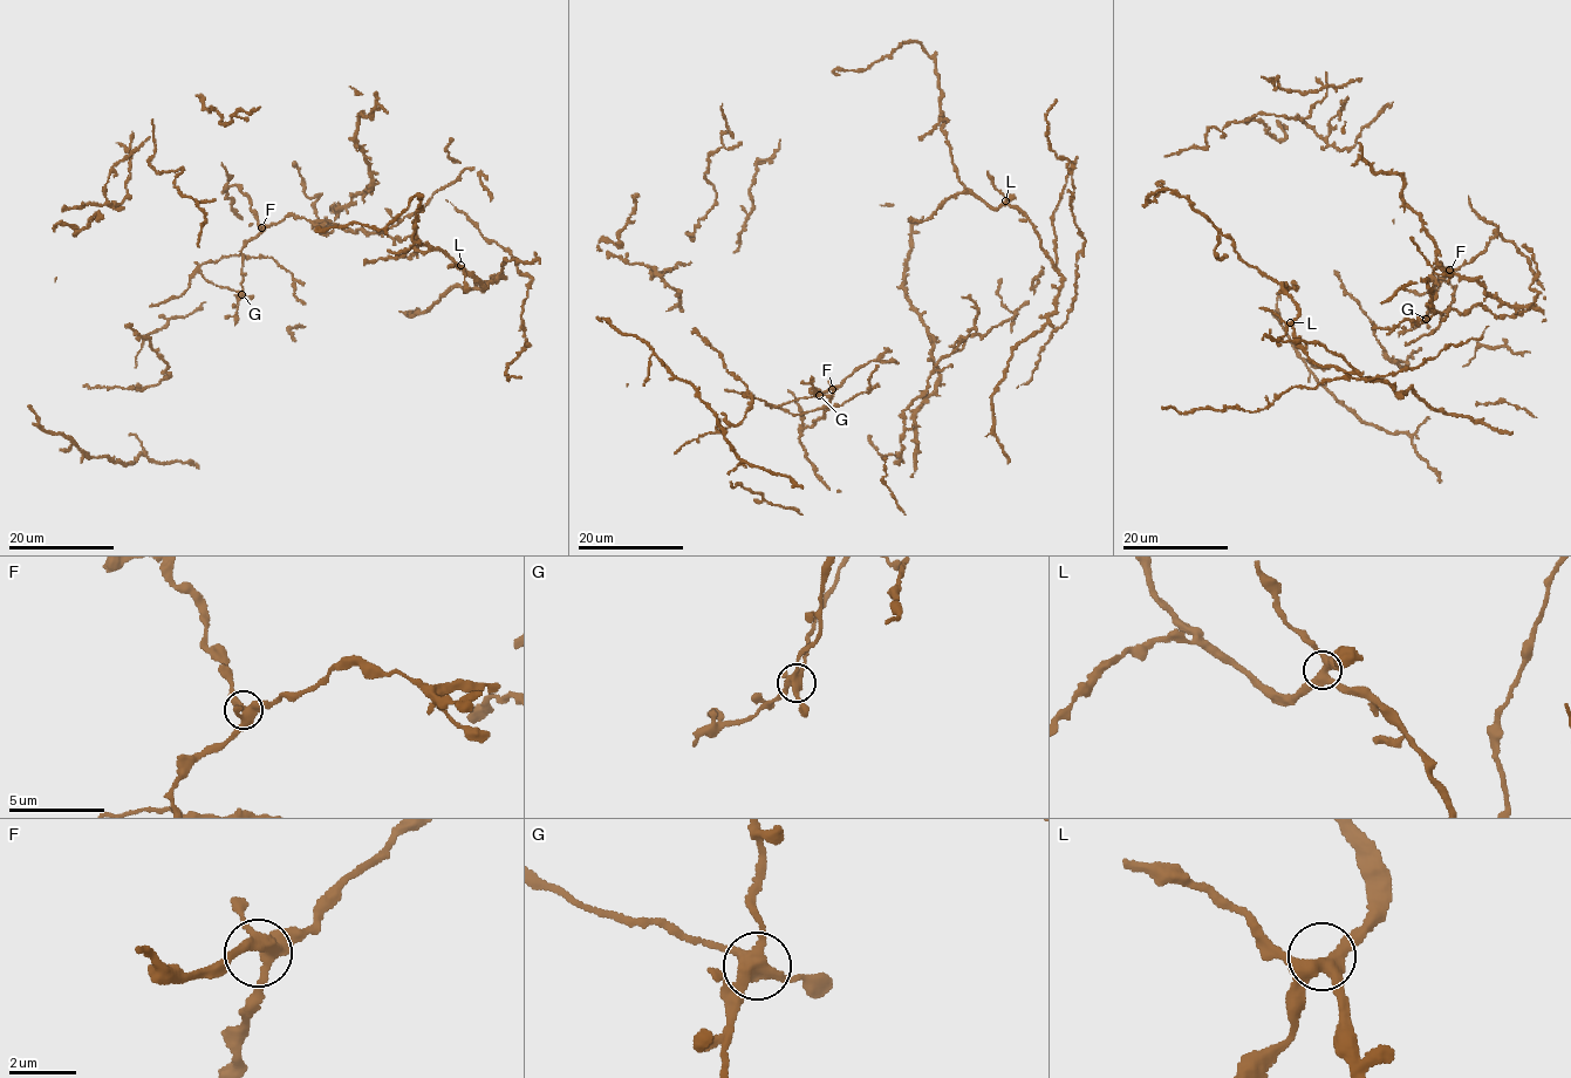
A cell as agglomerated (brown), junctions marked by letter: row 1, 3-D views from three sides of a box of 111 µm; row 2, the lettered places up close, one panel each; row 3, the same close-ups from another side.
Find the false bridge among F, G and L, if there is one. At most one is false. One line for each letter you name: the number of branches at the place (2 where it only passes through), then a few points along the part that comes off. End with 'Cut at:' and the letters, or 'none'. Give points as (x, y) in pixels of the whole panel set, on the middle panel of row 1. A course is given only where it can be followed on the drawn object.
G: Branches: 5. Course of the part to remove: (818, 394), (777, 407), (790, 414), (805, 414), (846, 402), (869, 390), (868, 379), (879, 366)
Cut at: G

